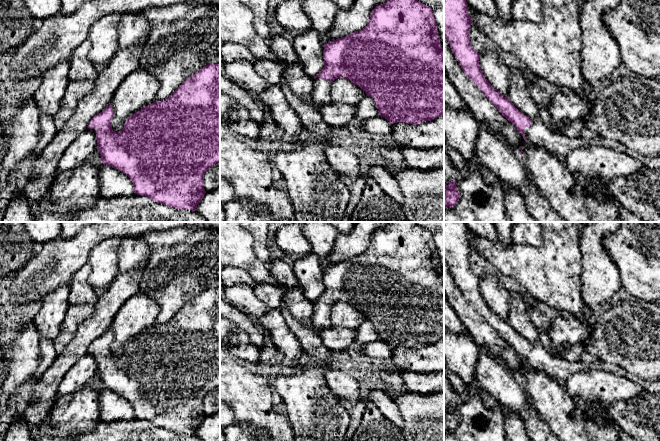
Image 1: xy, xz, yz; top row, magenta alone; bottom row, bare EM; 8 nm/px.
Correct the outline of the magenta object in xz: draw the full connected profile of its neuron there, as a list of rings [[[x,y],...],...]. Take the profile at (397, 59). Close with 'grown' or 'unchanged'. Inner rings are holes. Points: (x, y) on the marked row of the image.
[[[388,0],[376,6],[366,27],[324,44],[323,59],[324,67],[314,77],[313,90],[309,94],[317,109],[332,102],[332,82],[343,77],[374,98],[379,116],[390,123],[418,125],[444,114],[444,48],[432,9],[418,0]]]; grown

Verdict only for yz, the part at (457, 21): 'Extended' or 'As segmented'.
Extended

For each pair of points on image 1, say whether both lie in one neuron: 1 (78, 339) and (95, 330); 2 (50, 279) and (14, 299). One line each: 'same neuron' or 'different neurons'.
1: same neuron
2: same neuron

